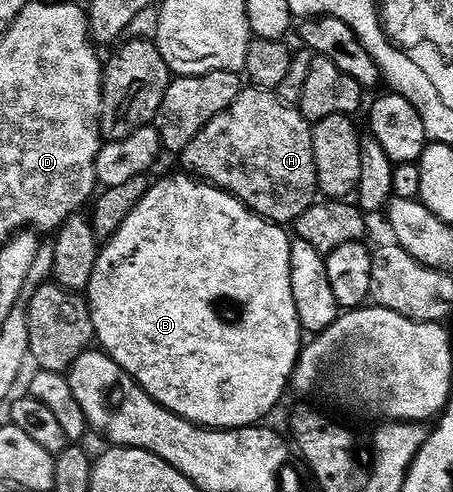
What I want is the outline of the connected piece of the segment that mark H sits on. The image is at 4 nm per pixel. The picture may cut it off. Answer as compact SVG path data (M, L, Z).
M245 86L241 94L237 97L237 100L234 101L228 109L222 113L218 113L193 140L186 143L186 146L183 148L185 149L184 163L189 167L185 168L187 168L193 176L199 177L201 180L219 187L221 191L226 191L229 195L233 195L234 198L239 199L245 207L249 207L255 215L260 215L262 218L268 220L269 223L292 225L295 224L298 217L302 217L302 213L306 213L306 209L310 209L312 204L317 202L320 182L316 176L314 141L312 140L313 124L309 123L293 104L291 107L290 104L283 103L283 101L279 99L280 97L275 91L259 91L258 88L254 86Z

